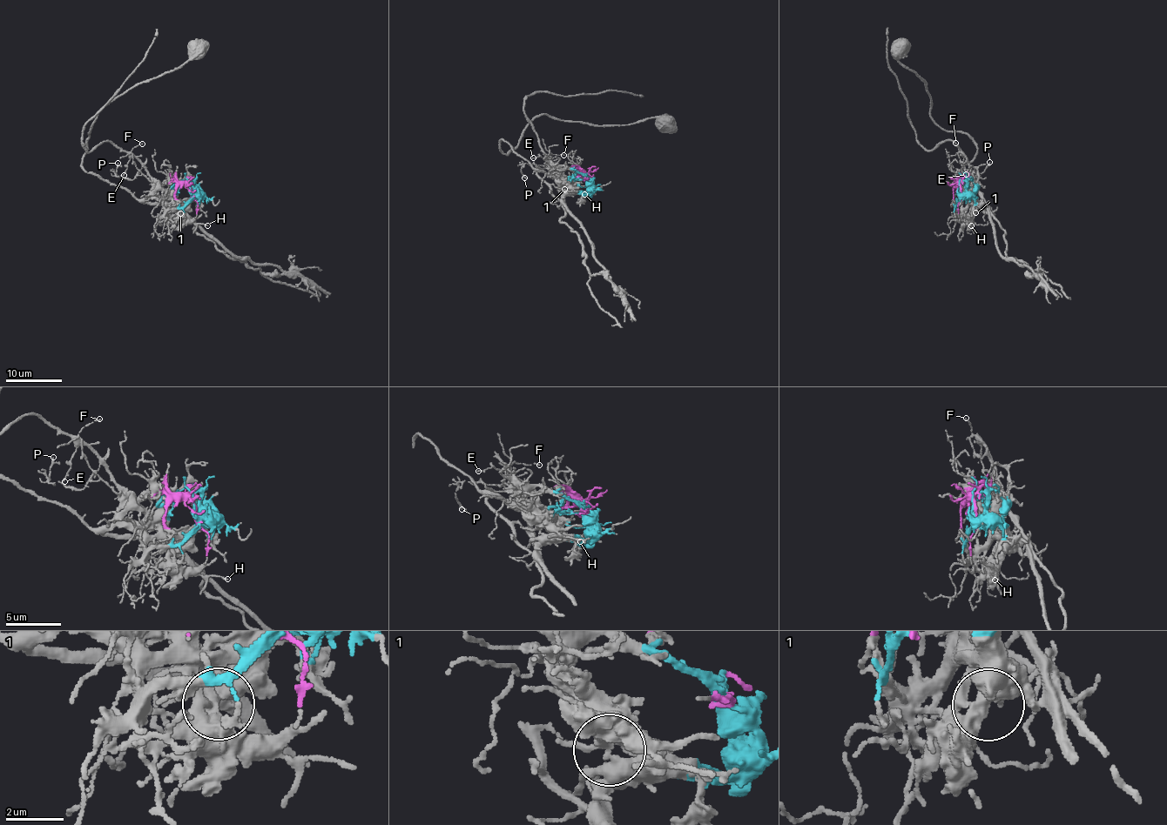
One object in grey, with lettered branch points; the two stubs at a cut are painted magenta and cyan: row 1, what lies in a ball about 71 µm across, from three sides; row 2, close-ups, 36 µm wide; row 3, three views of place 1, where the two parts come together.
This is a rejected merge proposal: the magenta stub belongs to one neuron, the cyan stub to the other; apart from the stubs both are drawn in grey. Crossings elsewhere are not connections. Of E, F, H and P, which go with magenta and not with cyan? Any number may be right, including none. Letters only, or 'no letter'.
E, F, P

